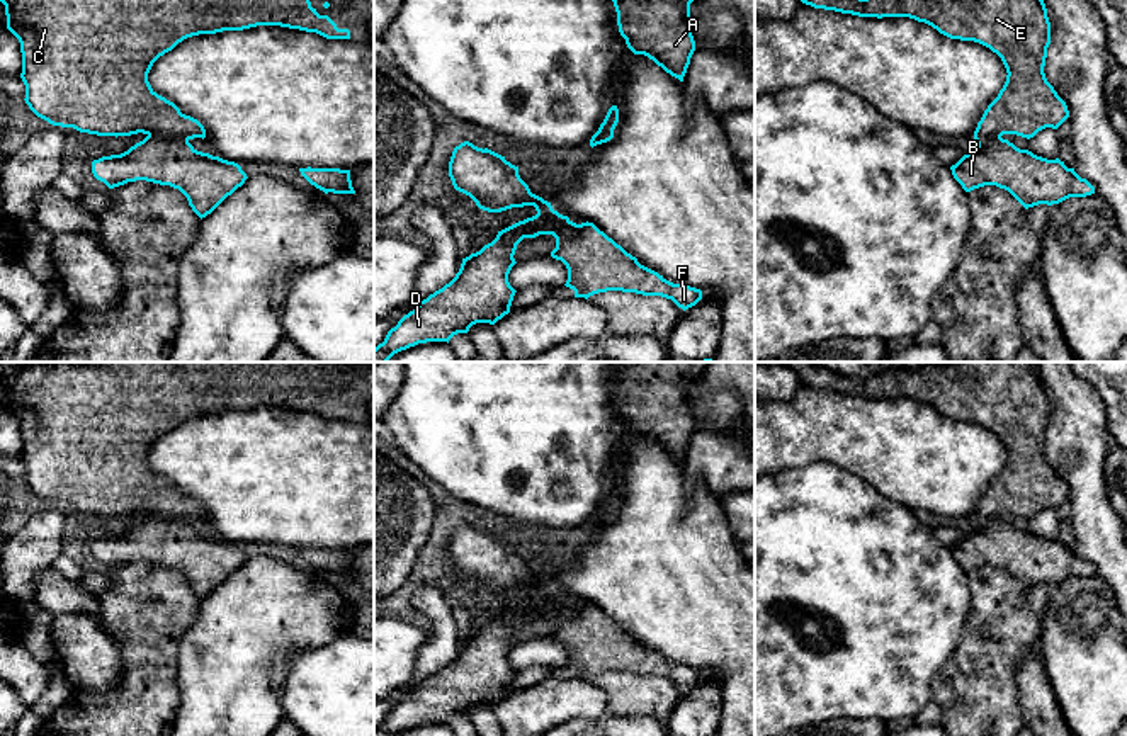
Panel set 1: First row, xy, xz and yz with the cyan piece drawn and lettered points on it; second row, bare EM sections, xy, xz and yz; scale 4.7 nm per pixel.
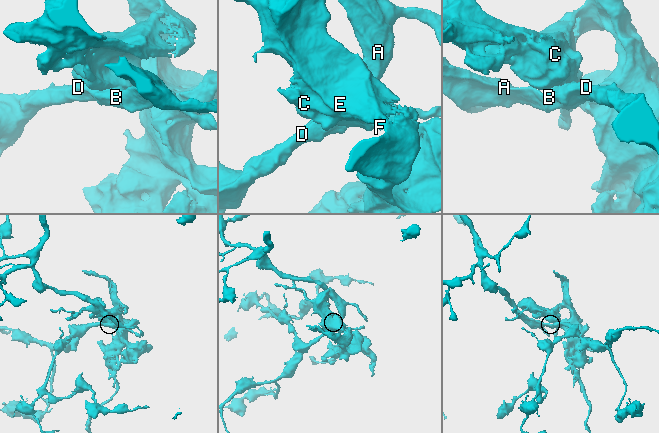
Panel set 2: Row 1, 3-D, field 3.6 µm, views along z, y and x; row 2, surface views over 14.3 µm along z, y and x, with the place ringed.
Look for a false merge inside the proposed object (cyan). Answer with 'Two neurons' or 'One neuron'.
Two neurons

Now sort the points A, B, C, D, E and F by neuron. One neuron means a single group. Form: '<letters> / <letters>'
A B D / C E F

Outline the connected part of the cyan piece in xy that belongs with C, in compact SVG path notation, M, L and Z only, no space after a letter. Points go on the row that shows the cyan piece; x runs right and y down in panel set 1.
M0 0L5 5L7 29L19 39L22 53L20 78L25 104L53 126L73 127L97 136L148 134L167 139L206 138L204 126L158 95L148 73L153 63L178 42L199 34L243 31L257 25L280 25L316 32L326 39L350 39L328 15L320 15L309 0Z

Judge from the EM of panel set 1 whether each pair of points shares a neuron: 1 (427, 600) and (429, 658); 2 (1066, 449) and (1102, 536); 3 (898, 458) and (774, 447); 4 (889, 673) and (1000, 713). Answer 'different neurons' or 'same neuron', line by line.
1: same neuron
2: same neuron
3: same neuron
4: different neurons

